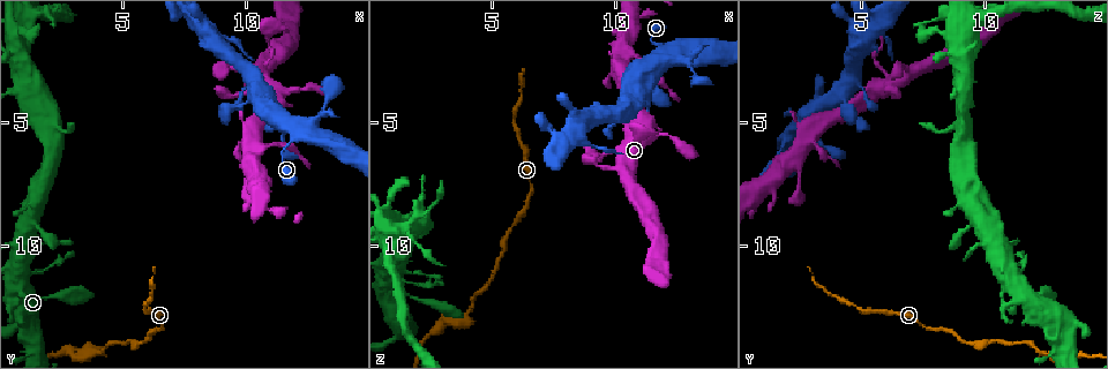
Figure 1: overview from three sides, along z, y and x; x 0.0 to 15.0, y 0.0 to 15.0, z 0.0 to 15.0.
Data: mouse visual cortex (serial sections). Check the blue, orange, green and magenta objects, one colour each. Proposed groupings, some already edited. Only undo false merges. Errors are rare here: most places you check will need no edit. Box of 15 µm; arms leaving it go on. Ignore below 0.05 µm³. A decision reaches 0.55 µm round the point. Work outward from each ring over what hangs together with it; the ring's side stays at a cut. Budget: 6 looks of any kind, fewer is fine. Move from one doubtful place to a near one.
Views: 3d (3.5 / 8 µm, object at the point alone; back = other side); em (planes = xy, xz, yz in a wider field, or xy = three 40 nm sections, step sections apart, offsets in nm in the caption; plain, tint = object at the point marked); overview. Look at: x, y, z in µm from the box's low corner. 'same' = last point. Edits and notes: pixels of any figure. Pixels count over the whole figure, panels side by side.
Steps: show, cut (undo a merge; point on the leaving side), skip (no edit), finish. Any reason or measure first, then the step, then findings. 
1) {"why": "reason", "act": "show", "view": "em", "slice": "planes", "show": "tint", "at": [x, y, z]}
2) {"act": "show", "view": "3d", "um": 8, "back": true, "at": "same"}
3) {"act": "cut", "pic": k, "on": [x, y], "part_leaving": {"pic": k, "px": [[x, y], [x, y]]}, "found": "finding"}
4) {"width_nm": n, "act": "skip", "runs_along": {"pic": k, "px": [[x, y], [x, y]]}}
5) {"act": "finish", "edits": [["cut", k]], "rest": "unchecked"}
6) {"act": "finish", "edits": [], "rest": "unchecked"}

{"why": "thin neck", "act": "show", "view": "3d", "um": 8, "at": [11.6, 6.0, 3.6]}

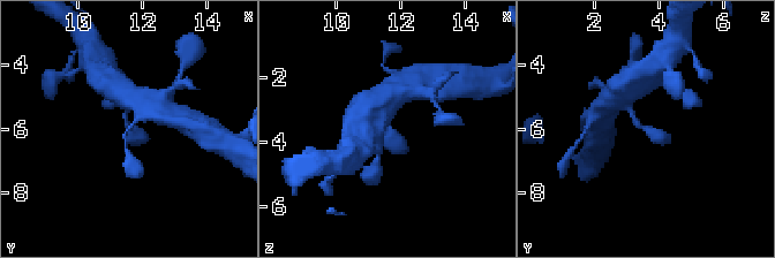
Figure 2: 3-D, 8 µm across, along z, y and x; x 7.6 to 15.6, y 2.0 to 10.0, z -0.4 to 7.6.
{"why": "zoom in", "act": "show", "view": "3d", "um": 3.5, "at": [11.7, 6.0, 3.5]}

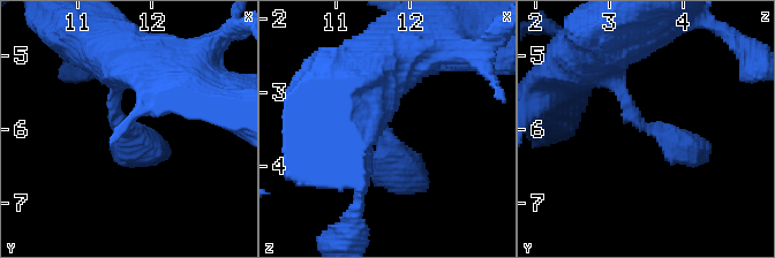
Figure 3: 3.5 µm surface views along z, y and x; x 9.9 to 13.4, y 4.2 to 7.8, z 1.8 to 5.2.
{"arm_widths_nm": [300, 450], "why": "now the EM", "act": "show", "view": "em", "slice": "planes", "show": "tint", "at": [11.65, 5.95, 3.50]}

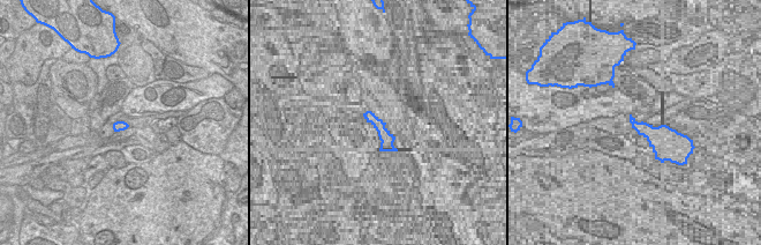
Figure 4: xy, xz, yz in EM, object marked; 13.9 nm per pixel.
{"act": "skip", "runs_along": {"pic": 3, "px": [[586, 52], [646, 127], [701, 151]]}, "found": "all the same cell"}

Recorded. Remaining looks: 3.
{"why": "thin neck", "act": "show", "view": "3d", "um": 3.5, "at": [5.9, 12.4, 4.6]}

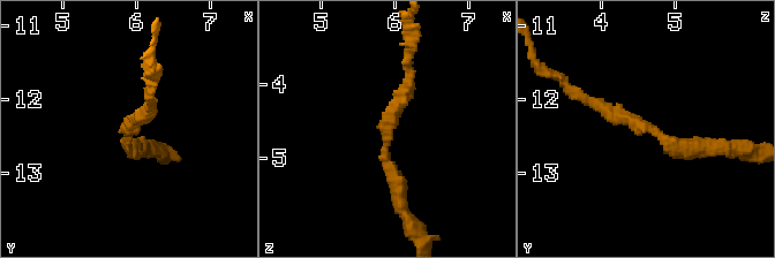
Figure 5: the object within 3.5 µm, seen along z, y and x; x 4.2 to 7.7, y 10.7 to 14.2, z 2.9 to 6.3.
{"why": "shape alone is not enough", "act": "show", "view": "em", "slice": "xy", "step": 5, "show": "tint", "at": [5.90, 12.35, 4.65]}

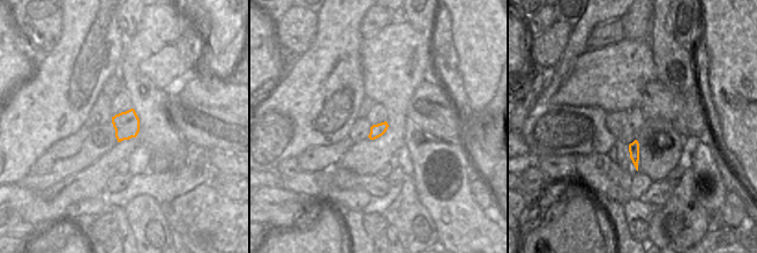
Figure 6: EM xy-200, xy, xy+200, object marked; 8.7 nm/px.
{"act": "skip", "runs_along": {"pic": 5, "px": [[712, 150], [676, 146], [585, 97]]}, "found": "one cell here"}

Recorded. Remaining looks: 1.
{"act": "finish", "edits": [], "rest": "unchecked"}

